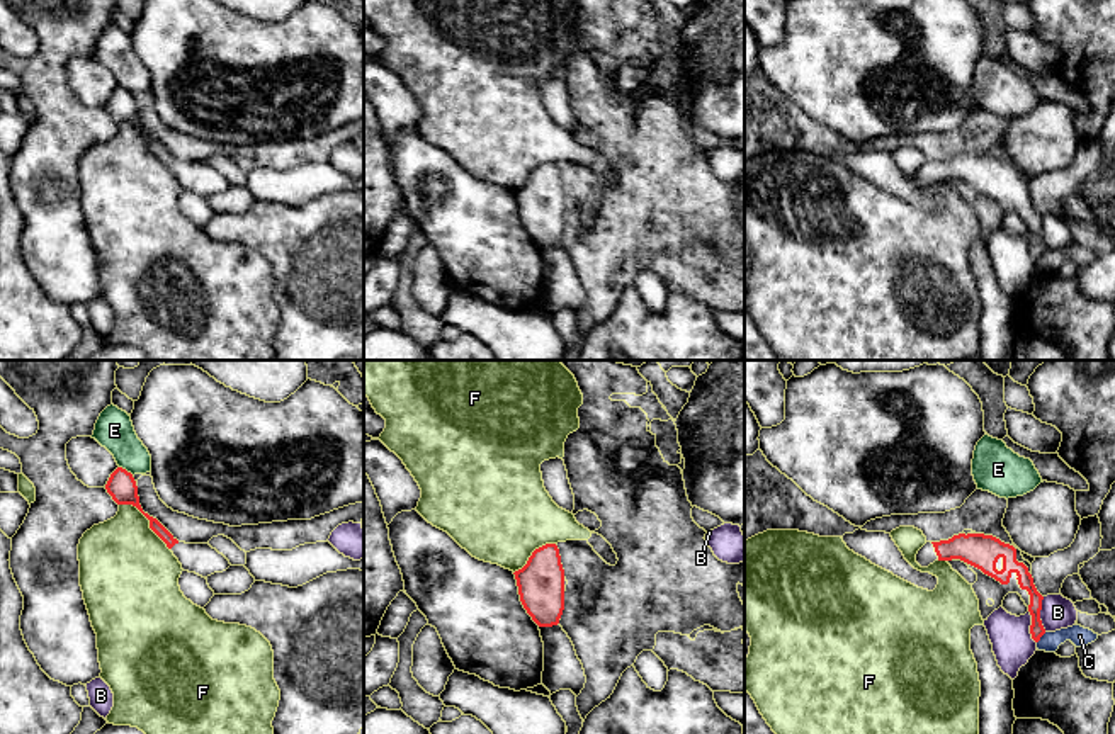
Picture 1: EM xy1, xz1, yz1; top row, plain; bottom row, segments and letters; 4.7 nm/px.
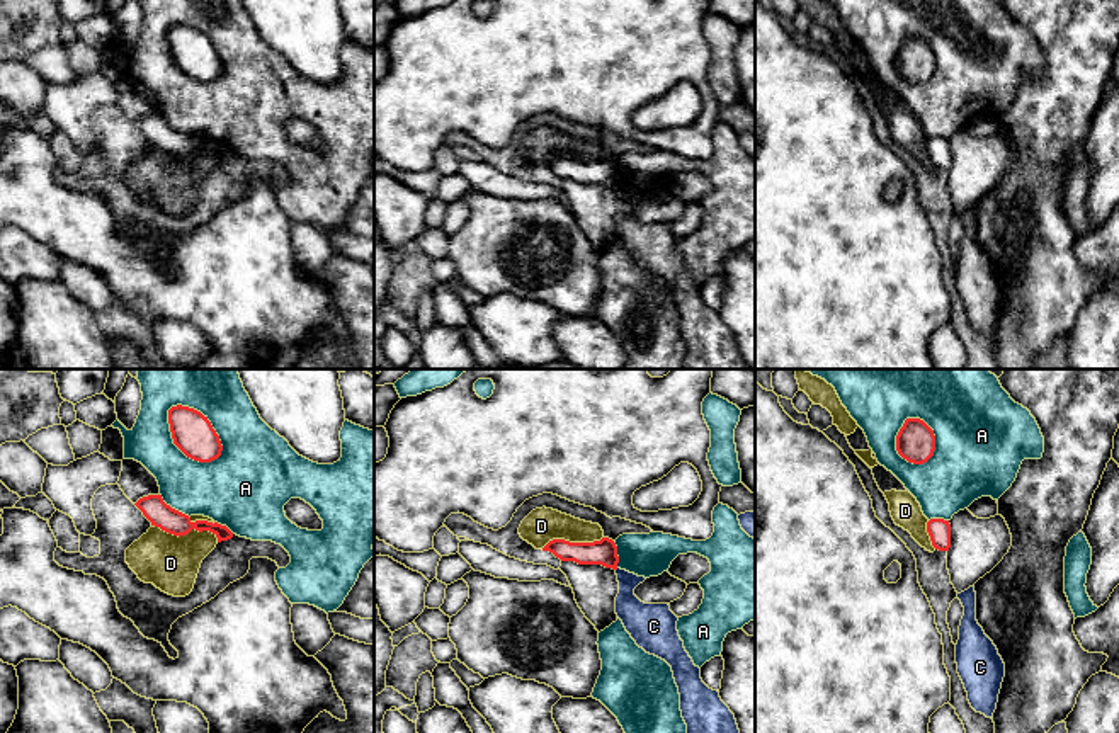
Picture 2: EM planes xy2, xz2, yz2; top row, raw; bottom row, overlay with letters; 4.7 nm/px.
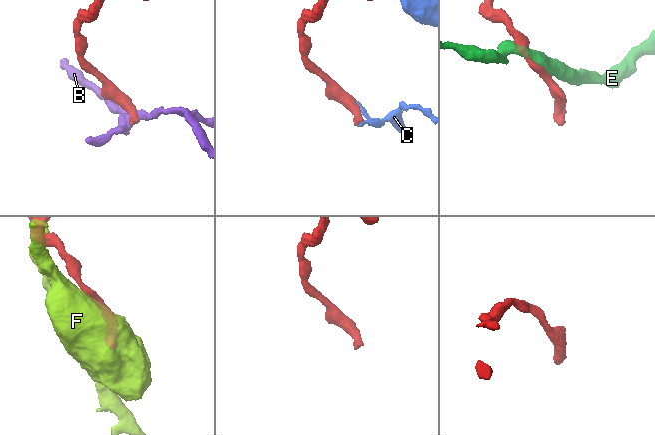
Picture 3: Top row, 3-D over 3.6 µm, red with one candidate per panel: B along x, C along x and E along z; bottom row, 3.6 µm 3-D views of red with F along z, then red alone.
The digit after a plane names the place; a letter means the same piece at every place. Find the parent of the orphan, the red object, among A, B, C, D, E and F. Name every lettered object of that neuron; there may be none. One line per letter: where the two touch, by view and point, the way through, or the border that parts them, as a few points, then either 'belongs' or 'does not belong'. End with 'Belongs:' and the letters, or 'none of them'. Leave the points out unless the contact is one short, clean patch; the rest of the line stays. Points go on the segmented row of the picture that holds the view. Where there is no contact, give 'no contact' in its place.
A: xy2 (210, 422) | does not belong
B: yz1 (1039, 614) | along yz1 (1042, 597), (1041, 624), (1046, 631) | does not belong
C: yz1 (1041, 636) | does not belong
D: xy2 (187, 533) | does not belong
E: xy1 (124, 469) | does not belong
F: xy1 (148, 519) | does not belong
Belongs: none of them

